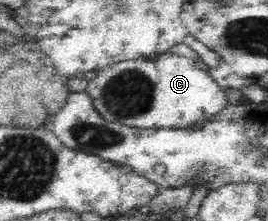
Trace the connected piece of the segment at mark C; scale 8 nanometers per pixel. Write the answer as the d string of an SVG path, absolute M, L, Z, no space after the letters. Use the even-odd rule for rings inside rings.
M170 52L127 59L99 69L96 77L88 81L85 92L106 122L140 129L199 126L228 105L226 92L206 70L198 68L193 60Z

